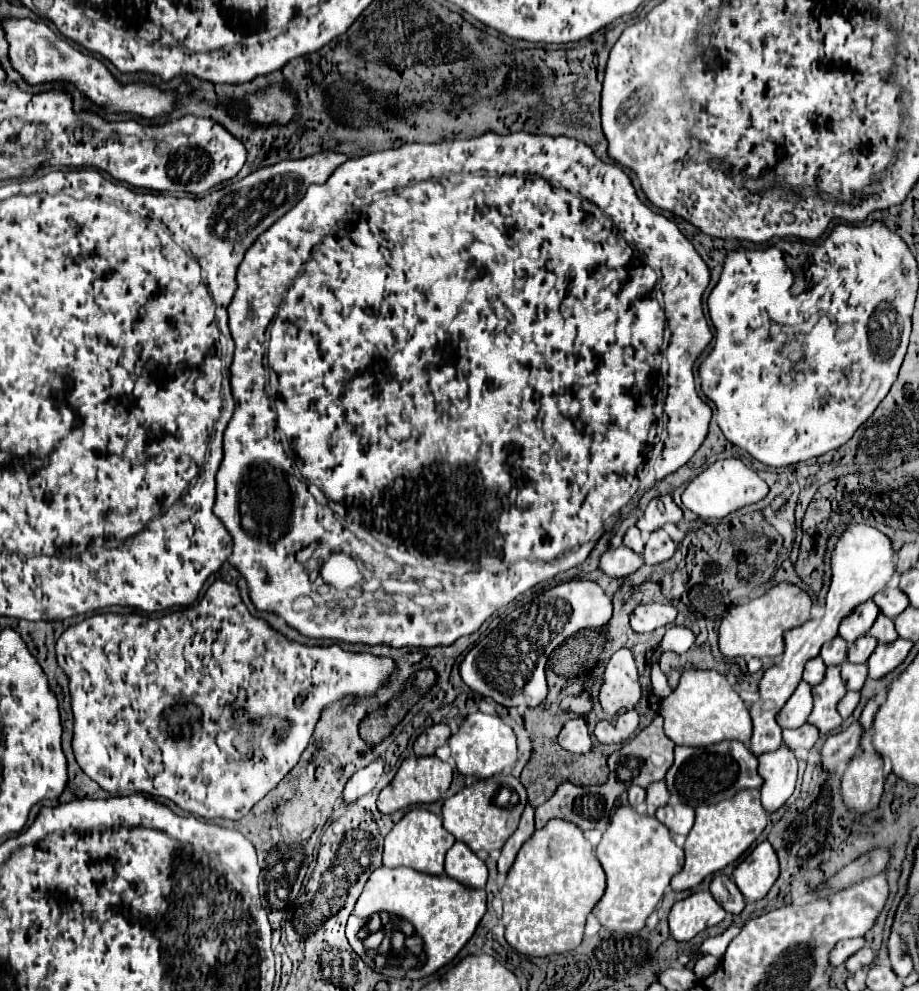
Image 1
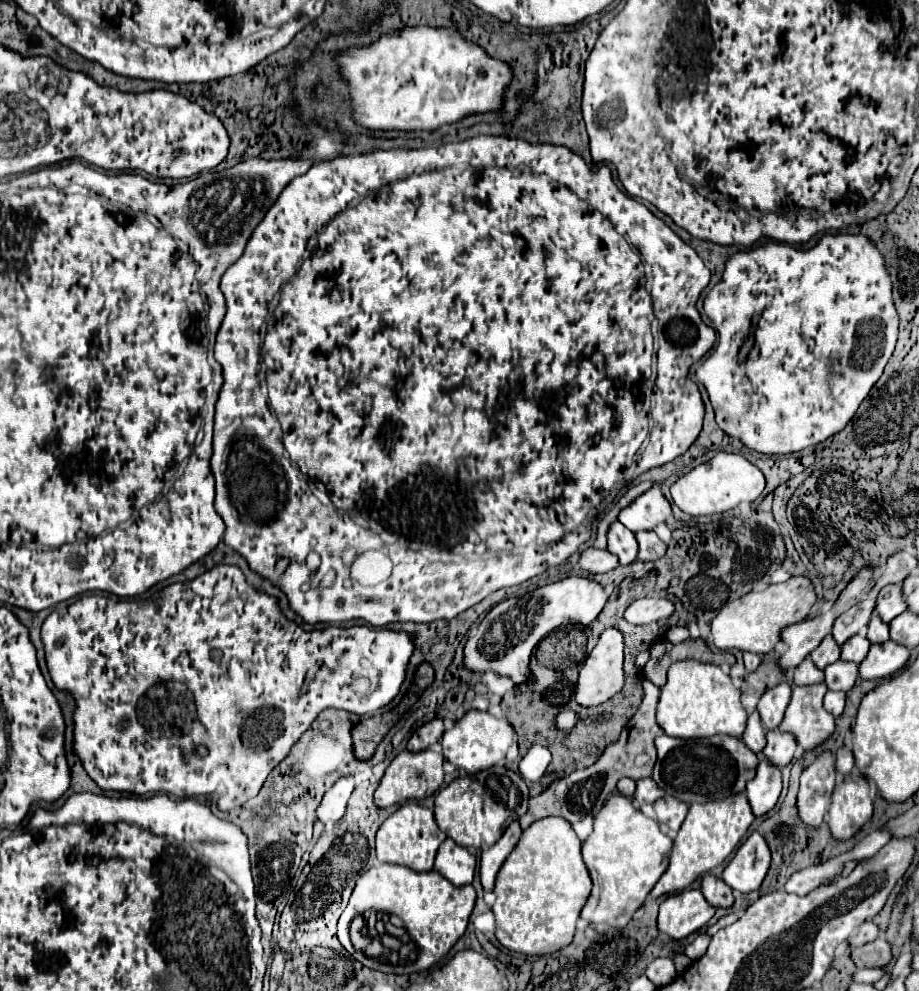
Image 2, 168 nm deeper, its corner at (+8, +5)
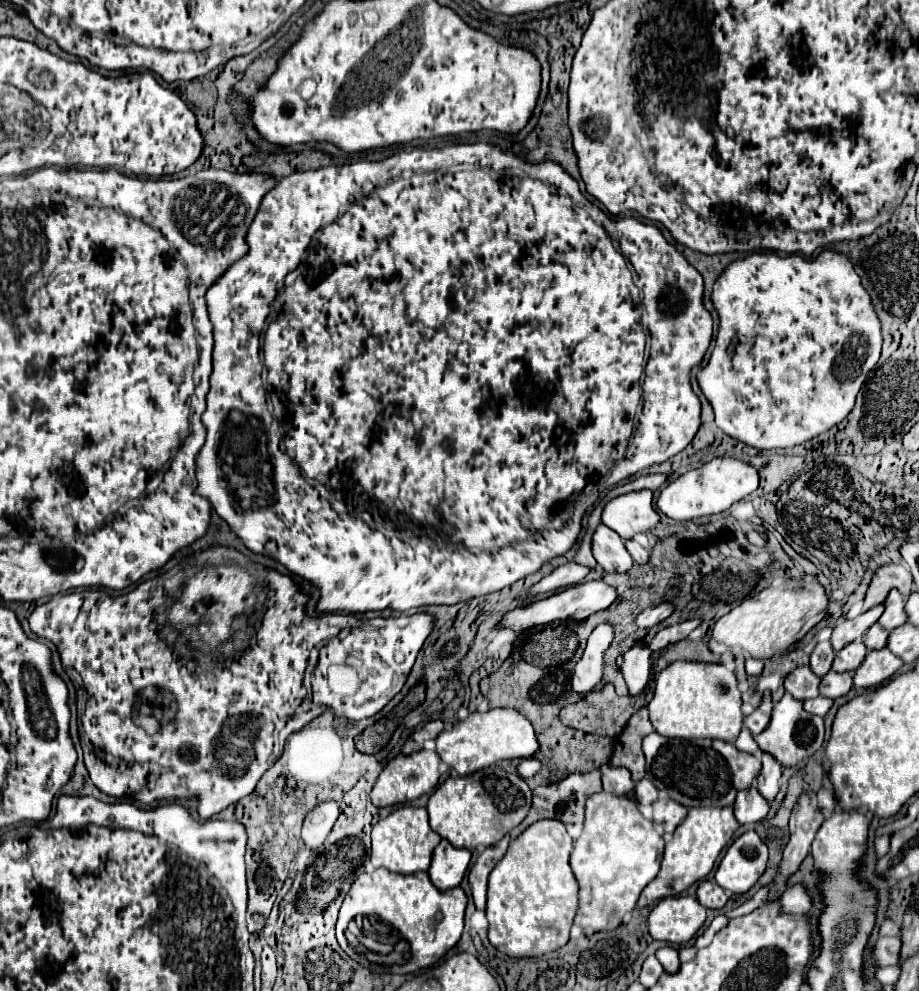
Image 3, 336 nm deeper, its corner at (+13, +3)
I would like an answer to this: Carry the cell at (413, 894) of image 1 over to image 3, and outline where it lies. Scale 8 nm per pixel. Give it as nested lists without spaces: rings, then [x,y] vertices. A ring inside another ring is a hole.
[[[378,868],[372,874],[360,874],[350,886],[336,922],[336,936],[342,950],[368,970],[376,974],[412,974],[438,962],[460,940],[464,910],[466,894],[460,886],[438,890],[430,882],[428,872],[396,874]],[[354,920],[360,922],[356,936],[360,948],[352,948],[346,938],[348,924]]]

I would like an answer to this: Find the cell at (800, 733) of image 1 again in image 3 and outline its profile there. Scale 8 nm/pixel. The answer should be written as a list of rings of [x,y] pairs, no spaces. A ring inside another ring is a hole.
[[[762,754],[762,770],[756,778],[756,788],[764,796],[764,800],[768,800],[768,804],[772,804],[780,790],[780,772],[780,764],[770,754]]]

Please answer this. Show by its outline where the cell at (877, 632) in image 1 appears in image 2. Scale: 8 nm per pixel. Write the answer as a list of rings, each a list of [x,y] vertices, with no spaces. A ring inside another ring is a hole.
[[[873,612],[871,620],[869,620],[869,624],[867,624],[867,638],[869,638],[871,642],[877,642],[877,644],[889,640],[889,626],[877,616],[877,612]]]

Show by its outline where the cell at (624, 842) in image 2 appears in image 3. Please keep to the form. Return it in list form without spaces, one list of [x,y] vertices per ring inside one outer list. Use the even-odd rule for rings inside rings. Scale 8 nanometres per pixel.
[[[598,792],[586,800],[584,832],[574,842],[570,866],[580,886],[580,908],[574,918],[570,938],[582,930],[601,932],[616,928],[626,912],[636,906],[644,886],[652,882],[660,870],[664,838],[646,820],[636,802],[626,796]]]

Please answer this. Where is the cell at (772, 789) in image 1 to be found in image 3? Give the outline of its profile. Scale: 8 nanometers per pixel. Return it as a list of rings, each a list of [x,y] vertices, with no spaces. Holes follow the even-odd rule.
[[[750,786],[748,790],[740,790],[740,794],[736,796],[734,802],[734,816],[740,824],[754,824],[766,818],[770,806],[768,802],[758,794],[758,790],[754,786]]]

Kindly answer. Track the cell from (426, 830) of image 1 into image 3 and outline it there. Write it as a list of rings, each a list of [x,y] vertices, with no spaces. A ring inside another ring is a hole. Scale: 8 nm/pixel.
[[[400,806],[390,816],[382,818],[372,830],[372,864],[376,868],[388,868],[400,874],[412,874],[428,870],[432,850],[440,842],[440,836],[428,826],[426,808]]]

